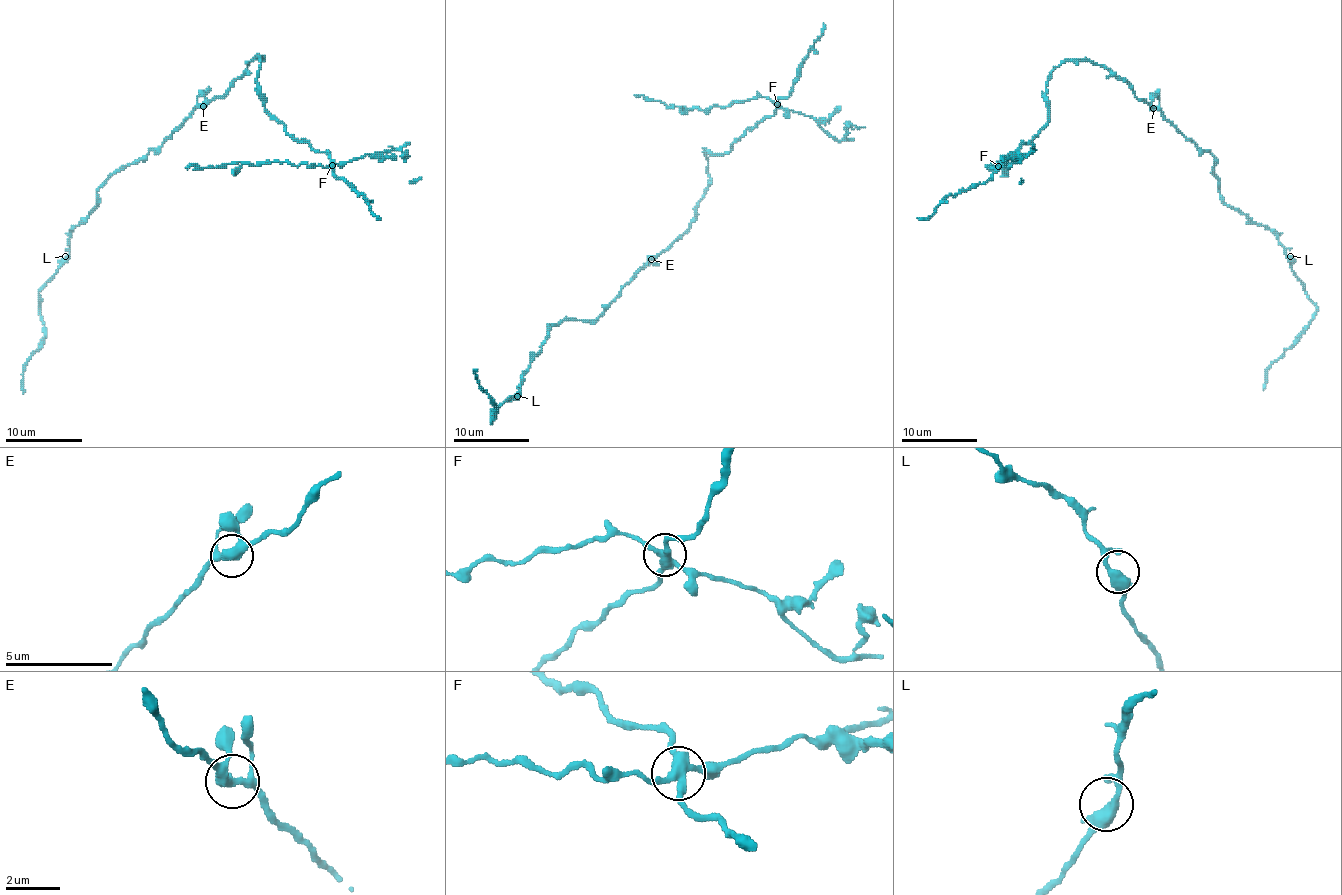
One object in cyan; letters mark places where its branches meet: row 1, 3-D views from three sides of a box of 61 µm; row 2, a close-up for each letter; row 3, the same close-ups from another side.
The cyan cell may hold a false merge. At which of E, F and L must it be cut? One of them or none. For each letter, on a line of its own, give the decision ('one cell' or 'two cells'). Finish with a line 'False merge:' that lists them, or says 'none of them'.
E: one cell
F: two cells
L: one cell
False merge: F

